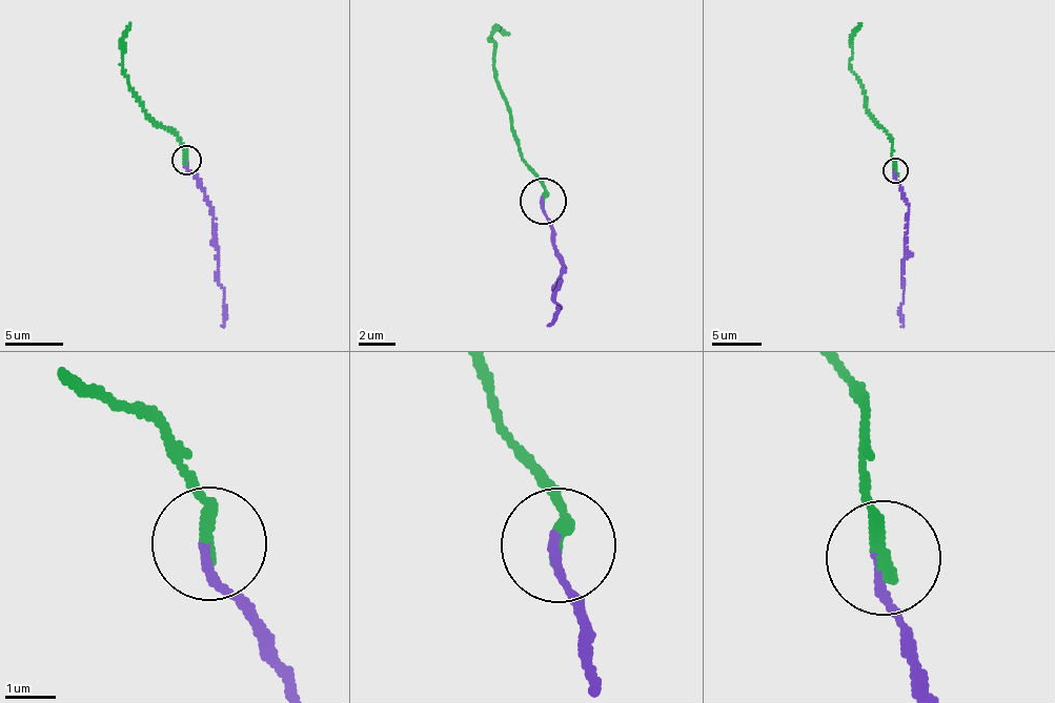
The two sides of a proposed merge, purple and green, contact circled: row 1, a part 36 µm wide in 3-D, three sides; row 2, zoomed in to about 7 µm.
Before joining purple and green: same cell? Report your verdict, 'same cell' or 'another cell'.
same cell

